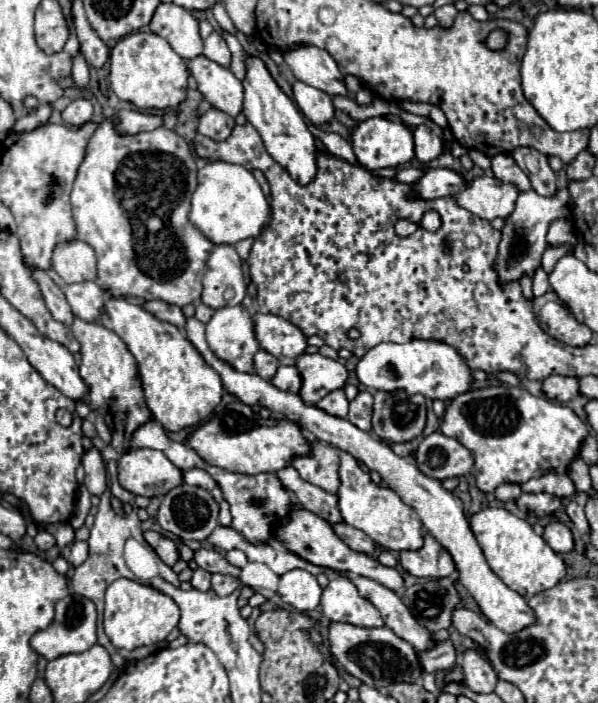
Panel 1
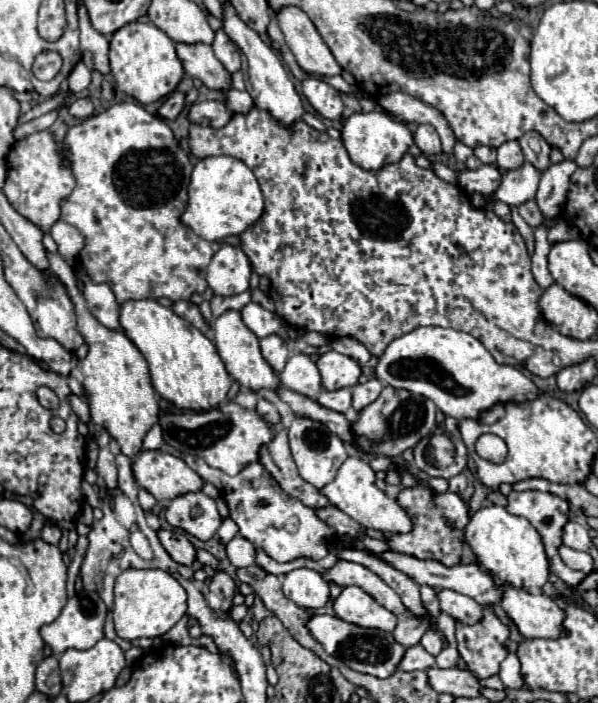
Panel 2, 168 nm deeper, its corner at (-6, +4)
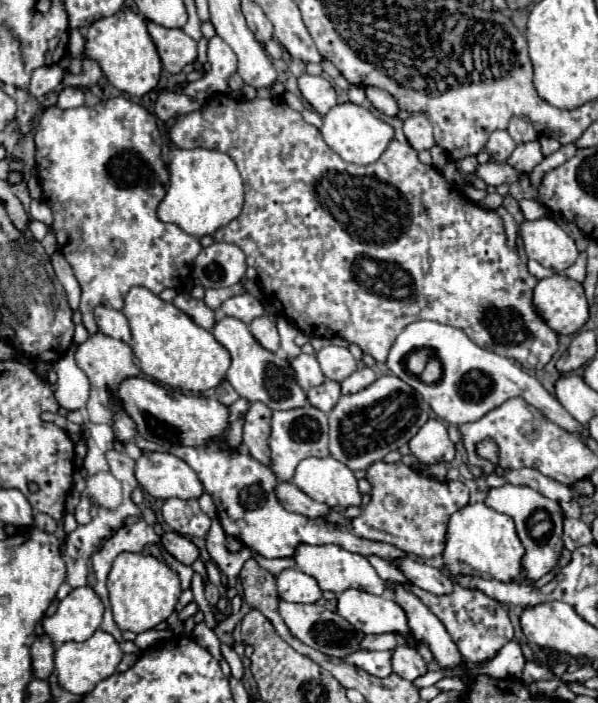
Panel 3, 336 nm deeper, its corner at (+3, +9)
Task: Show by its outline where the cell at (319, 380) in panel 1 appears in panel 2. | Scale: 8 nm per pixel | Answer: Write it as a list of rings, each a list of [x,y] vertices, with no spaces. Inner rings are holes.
[[[328,350],[318,356],[316,366],[322,376],[322,388],[332,392],[348,386],[356,386],[360,378],[360,366],[350,358],[340,352]]]

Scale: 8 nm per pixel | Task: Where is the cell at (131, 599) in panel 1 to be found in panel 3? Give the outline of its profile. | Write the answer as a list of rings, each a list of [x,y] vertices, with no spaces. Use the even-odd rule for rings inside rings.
[[[119,553],[117,559],[113,561],[107,579],[107,589],[117,627],[135,633],[149,631],[163,623],[175,611],[177,599],[181,595],[179,575],[153,555],[145,553]]]

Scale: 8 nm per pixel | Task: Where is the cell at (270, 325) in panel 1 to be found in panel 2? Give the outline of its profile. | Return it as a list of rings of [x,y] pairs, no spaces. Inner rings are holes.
[[[250,302],[248,306],[242,308],[242,320],[258,338],[264,338],[270,334],[276,334],[276,336],[288,334],[288,326],[274,312],[268,312],[256,302]]]

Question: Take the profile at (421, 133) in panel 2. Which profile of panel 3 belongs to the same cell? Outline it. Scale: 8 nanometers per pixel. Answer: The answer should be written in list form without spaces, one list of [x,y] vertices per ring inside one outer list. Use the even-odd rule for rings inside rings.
[[[411,115],[409,119],[405,119],[403,133],[405,133],[409,145],[415,151],[431,149],[435,145],[435,141],[433,141],[433,127],[429,125],[425,115]]]

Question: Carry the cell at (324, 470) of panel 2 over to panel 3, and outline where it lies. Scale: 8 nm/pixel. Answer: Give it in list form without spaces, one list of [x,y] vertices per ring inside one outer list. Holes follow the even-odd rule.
[[[305,405],[301,409],[291,409],[291,411],[273,411],[271,417],[271,435],[269,435],[269,449],[271,449],[271,471],[279,481],[291,481],[293,479],[293,469],[299,465],[301,459],[305,457],[327,457],[327,415],[313,407]]]

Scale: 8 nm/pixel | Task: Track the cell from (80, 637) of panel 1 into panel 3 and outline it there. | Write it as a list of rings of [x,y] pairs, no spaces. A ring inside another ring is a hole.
[[[89,587],[73,589],[57,607],[55,615],[43,619],[45,633],[57,643],[87,641],[103,621],[103,603]]]

